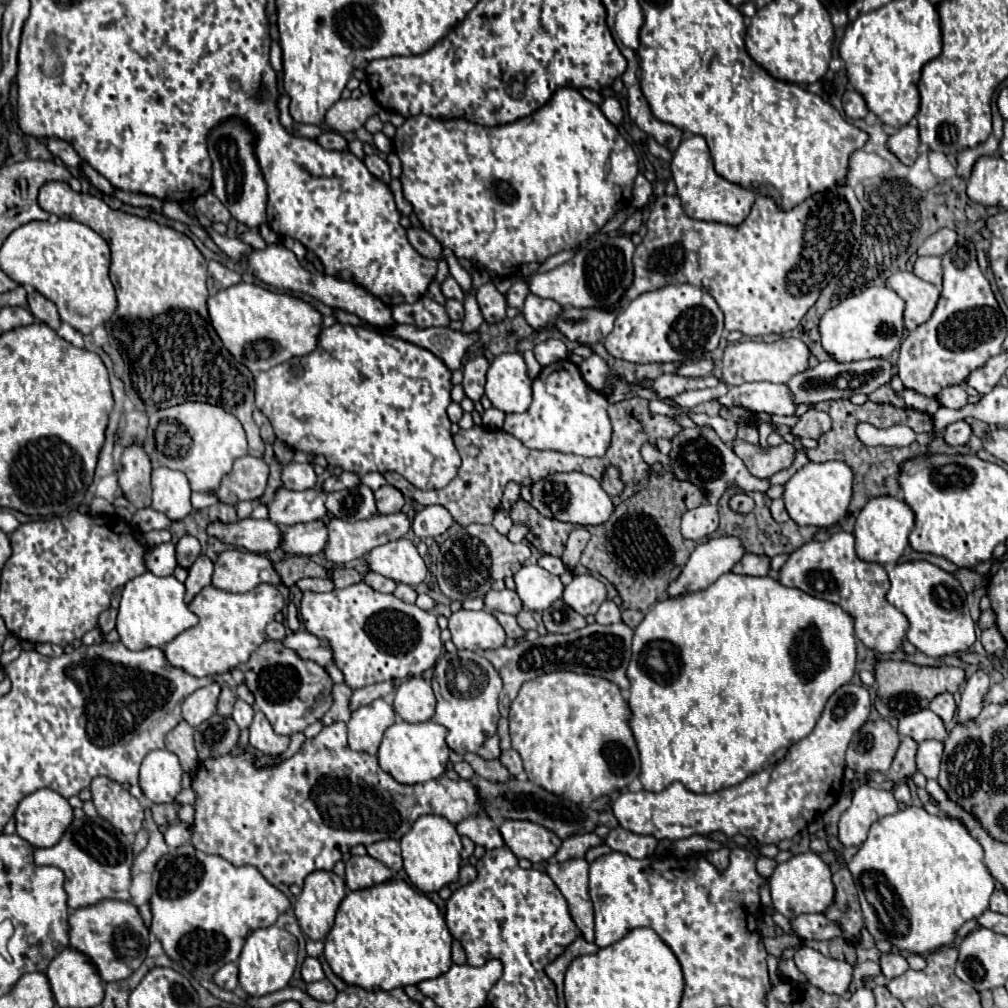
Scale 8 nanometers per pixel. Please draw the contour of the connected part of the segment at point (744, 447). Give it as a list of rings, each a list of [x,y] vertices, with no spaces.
[[[734,440],[732,446],[734,452],[744,460],[746,468],[758,478],[770,478],[772,474],[790,468],[790,464],[796,458],[796,448],[788,442],[782,442],[774,448],[760,448],[742,440]]]

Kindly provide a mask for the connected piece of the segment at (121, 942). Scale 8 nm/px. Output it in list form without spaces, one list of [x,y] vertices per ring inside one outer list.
[[[102,900],[92,906],[84,906],[70,912],[70,946],[84,952],[104,982],[116,982],[128,978],[146,958],[148,930],[142,924],[138,908],[122,900]]]

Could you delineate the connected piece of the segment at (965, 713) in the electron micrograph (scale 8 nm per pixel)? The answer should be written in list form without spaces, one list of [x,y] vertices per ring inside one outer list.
[[[978,670],[976,674],[972,674],[968,678],[968,684],[962,692],[962,700],[958,704],[958,724],[966,724],[972,722],[980,710],[984,708],[984,698],[988,692],[990,684],[988,684],[988,674]]]

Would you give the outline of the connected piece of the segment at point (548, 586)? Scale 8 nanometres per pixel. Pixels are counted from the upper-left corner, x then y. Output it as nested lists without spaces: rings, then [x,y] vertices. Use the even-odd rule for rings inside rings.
[[[538,564],[522,566],[514,574],[514,580],[516,580],[516,592],[524,608],[536,612],[542,612],[548,606],[552,606],[552,602],[560,600],[564,592],[564,584],[560,582],[560,578],[550,574]]]

